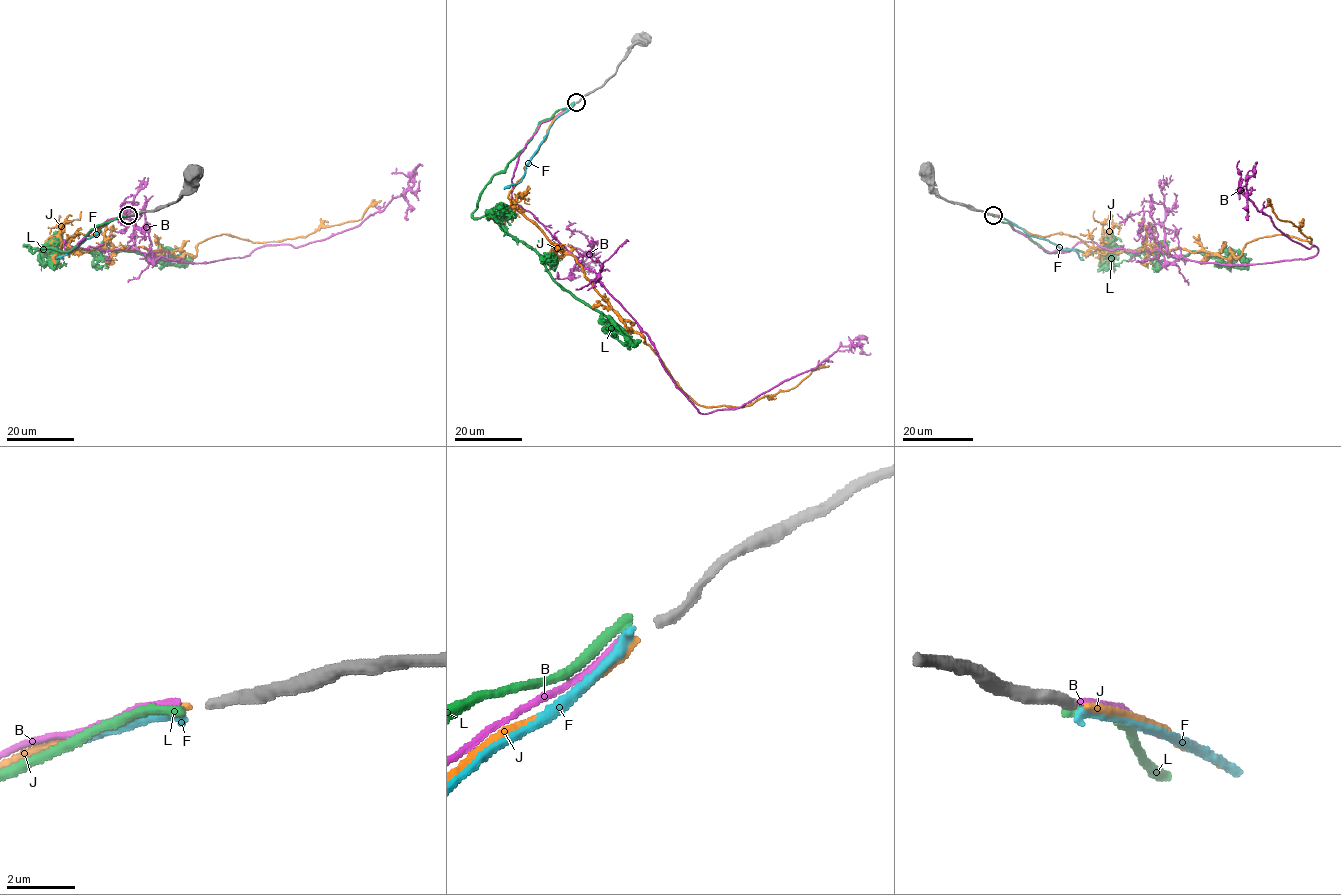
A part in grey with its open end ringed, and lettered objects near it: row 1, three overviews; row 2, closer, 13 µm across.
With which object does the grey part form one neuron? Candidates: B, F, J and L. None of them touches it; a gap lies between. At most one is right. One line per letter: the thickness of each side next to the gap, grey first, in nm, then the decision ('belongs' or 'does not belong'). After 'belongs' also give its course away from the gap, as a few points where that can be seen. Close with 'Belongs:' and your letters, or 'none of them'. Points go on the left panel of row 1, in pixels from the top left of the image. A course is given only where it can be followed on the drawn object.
B: calibres 320 and 160 nm; does not belong
F: calibres 320 and 280 nm; does not belong
J: calibres 320 and 240 nm; does not belong
L: calibres 320 and 320 nm; belongs; course (126, 215), (96, 225), (69, 251), (32, 252), (24, 245), (110, 256), (122, 251), (182, 255), (157, 249)
Belongs: L

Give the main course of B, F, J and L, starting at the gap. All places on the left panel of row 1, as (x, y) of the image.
B: (125, 215), (65, 251), (64, 240), (134, 244), (200, 262), (298, 247), (360, 224), (413, 186), (392, 174)
F: (126, 216), (112, 218), (95, 235), (56, 258)
J: (127, 215), (60, 247), (195, 256), (221, 234), (304, 237), (359, 220), (381, 200)
L: (126, 215), (96, 225), (69, 251), (32, 252), (24, 245), (110, 256), (122, 251), (182, 255), (157, 249)

